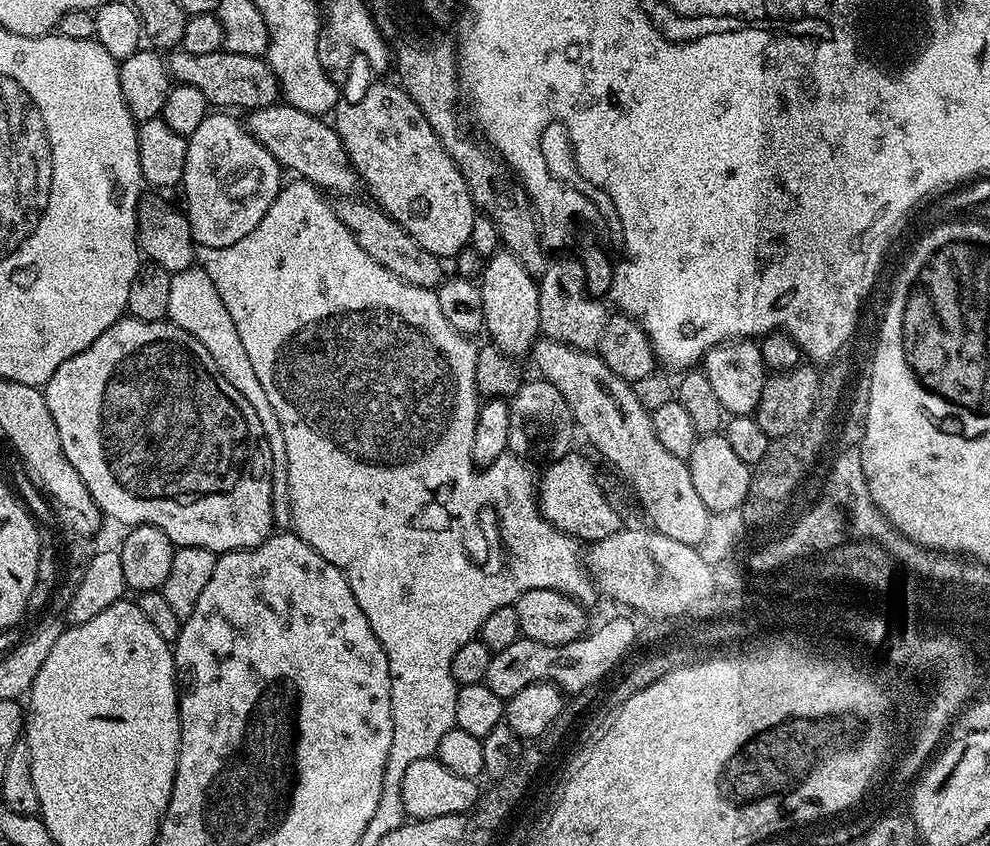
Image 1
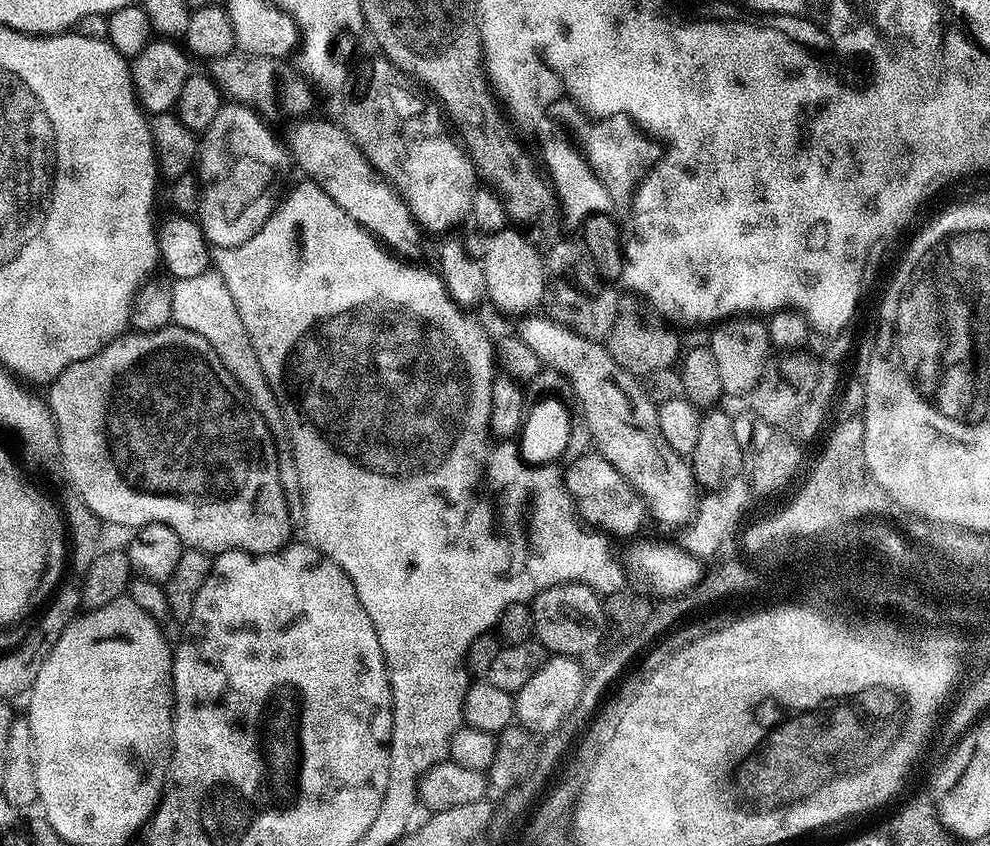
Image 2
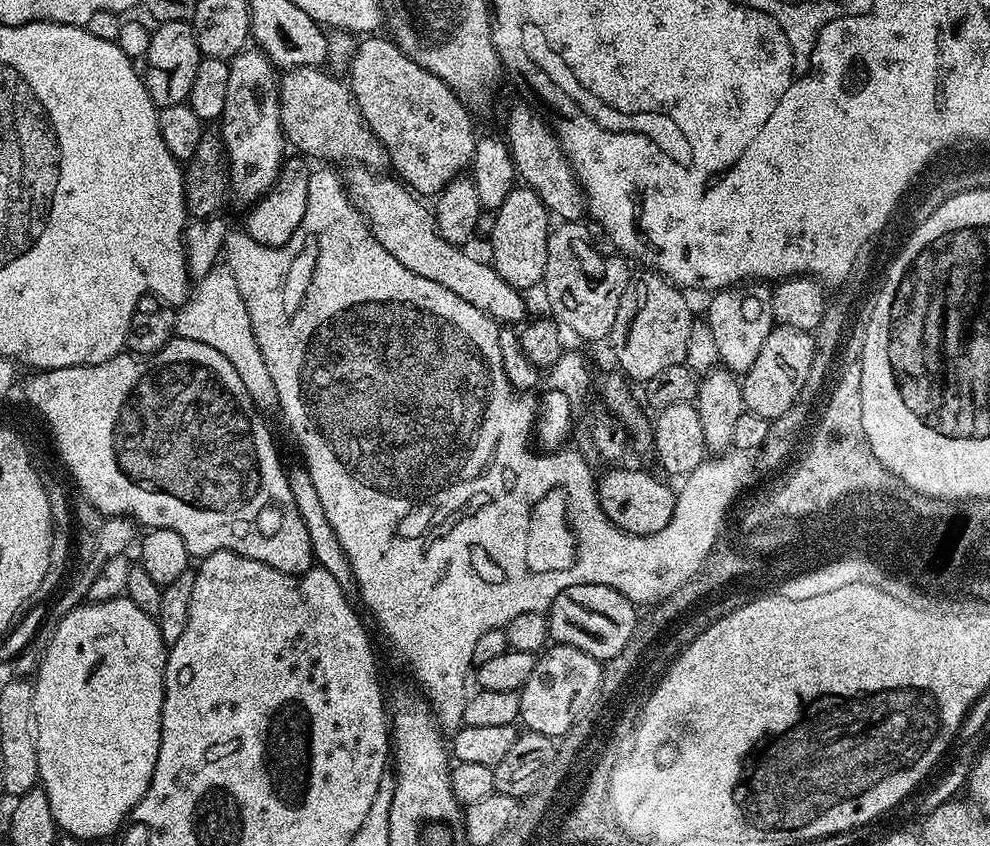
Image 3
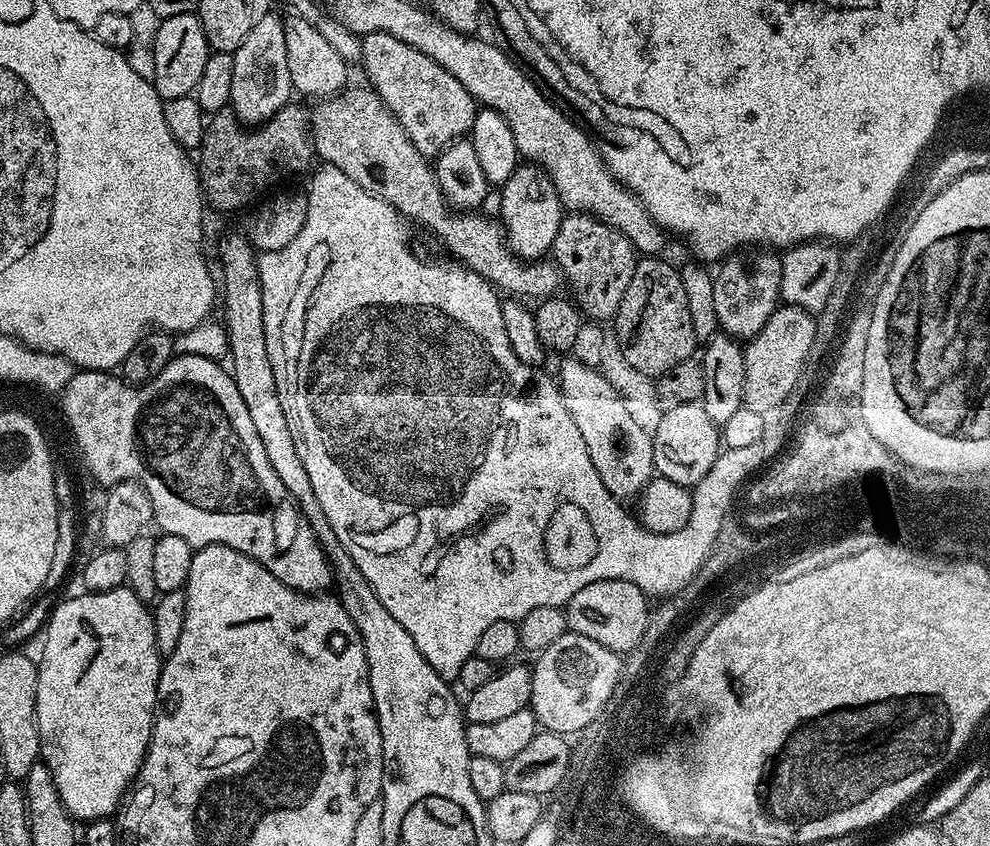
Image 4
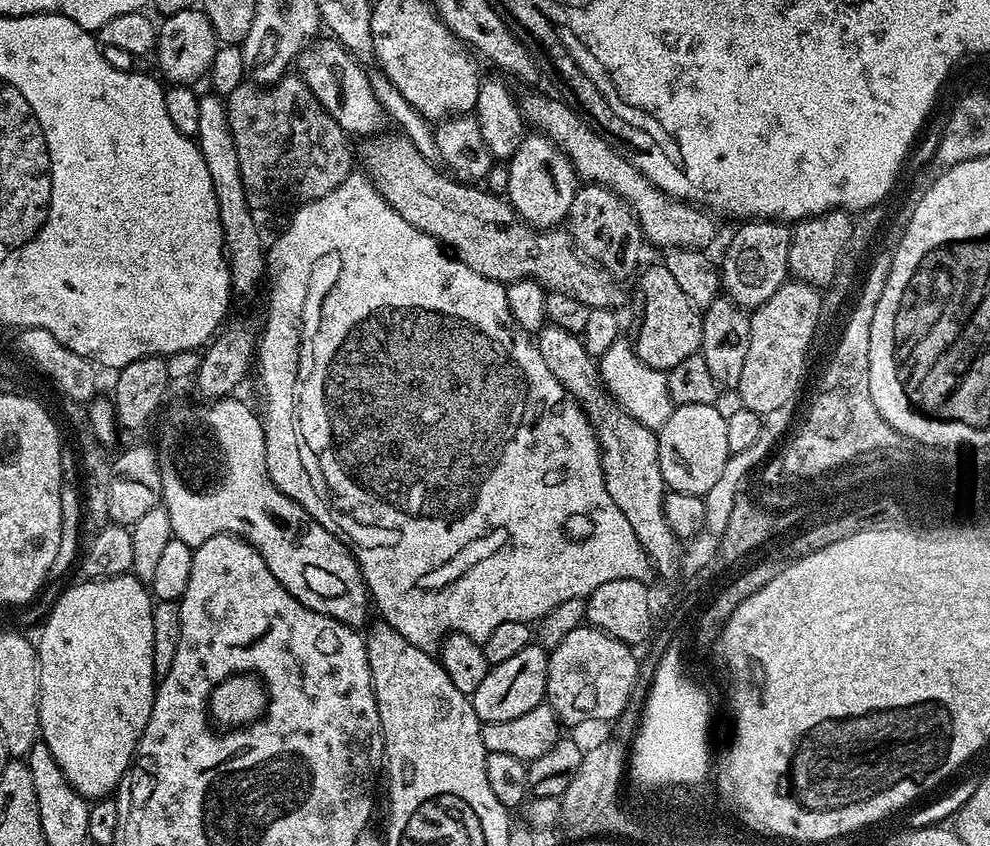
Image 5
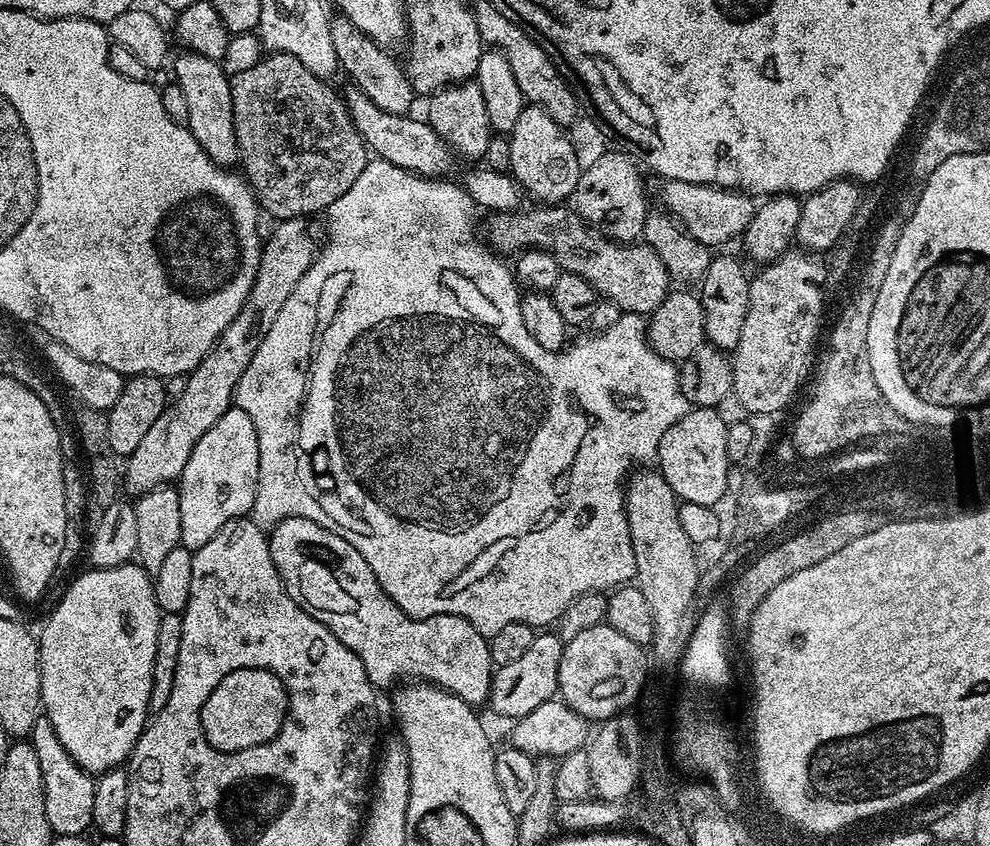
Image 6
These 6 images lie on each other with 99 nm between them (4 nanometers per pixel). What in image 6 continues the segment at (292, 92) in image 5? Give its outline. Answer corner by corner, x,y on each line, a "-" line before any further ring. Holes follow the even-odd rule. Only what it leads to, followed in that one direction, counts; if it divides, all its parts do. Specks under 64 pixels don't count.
285,52
265,55
259,62
233,75
234,130
240,147
243,175
256,193
259,207
273,216
273,221
312,218
315,212
327,213
328,207
354,182
368,164
370,153
362,134
354,126
348,105
339,91
331,88
323,75
312,71
301,57

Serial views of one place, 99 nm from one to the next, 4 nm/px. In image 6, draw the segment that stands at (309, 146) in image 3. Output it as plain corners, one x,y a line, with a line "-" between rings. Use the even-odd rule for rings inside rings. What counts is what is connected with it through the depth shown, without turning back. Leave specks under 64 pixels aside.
536,206
533,212
515,210
496,212
493,220
488,224
488,236
492,239
491,247
497,253
512,252
519,254
532,248
540,248
548,252
560,263
561,269
570,274
578,274
578,278
586,278
590,286
594,286
597,297
601,301
620,308
621,313
647,317
662,302
670,291
670,277
666,266
662,266
662,258
658,258
656,251
643,242
617,243
607,235
599,236
597,229
590,226
576,211
568,206

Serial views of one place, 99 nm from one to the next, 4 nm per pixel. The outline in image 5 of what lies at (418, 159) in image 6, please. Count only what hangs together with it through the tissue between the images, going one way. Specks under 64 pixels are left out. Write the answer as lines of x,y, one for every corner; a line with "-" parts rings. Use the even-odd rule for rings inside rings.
317,39
309,43
308,47
298,57
298,75
310,86
314,98
322,102
322,110
342,126
342,130
348,133
349,137
367,137
369,134
376,134
380,127
386,123
386,115
378,99
371,90
369,73
357,60
357,57
350,55
341,44
335,39

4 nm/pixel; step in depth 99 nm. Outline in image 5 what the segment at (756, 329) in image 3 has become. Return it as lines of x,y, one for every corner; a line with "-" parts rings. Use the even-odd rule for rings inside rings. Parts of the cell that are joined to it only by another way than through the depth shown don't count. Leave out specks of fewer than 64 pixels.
750,220
739,225
736,237
718,260
723,295
739,308
755,310
789,279
788,255
793,229
779,220

